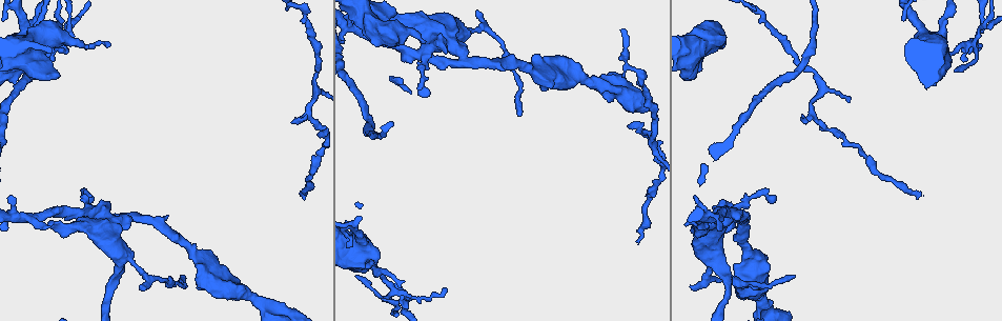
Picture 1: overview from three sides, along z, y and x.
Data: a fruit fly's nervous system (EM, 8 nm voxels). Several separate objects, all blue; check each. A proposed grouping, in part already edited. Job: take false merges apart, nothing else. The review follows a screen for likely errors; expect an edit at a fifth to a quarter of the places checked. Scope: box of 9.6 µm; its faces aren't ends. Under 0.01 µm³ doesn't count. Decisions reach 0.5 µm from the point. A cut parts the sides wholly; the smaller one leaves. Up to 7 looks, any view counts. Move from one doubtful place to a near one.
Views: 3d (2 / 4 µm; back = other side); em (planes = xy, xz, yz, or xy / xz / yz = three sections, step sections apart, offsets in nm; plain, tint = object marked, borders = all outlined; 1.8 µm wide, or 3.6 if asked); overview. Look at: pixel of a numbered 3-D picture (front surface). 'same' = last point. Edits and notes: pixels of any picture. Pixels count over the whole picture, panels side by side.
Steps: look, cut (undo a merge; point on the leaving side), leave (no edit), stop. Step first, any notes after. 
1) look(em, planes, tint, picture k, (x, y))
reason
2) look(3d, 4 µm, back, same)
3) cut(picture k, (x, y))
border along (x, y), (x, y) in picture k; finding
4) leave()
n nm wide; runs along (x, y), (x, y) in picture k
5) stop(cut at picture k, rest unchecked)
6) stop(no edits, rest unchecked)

look(em, yz, step 8, tint, picture 1, (91, 216))
touches itself

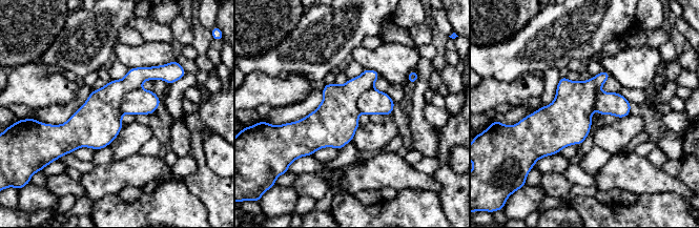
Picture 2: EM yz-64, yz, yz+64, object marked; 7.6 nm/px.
look(em, planes, borders, same)

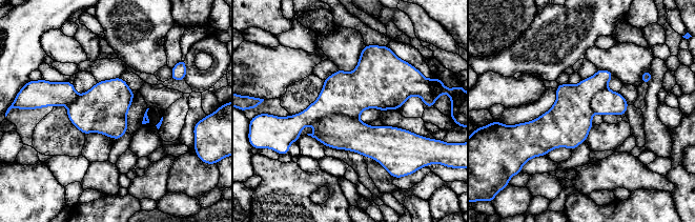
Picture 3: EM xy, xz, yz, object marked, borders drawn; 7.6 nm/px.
cut(picture 3, (349, 94))
border along (356, 117), (327, 115), (308, 124) in picture 3; a second neuron is stuck on

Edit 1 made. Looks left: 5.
look(em, yz, step 16, tint, picture 1, (643, 135))
sharp bend

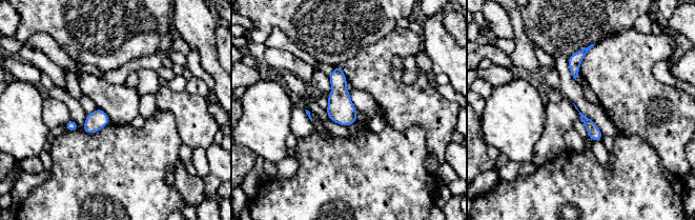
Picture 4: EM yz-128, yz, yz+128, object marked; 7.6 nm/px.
look(em, planes, tint, same)

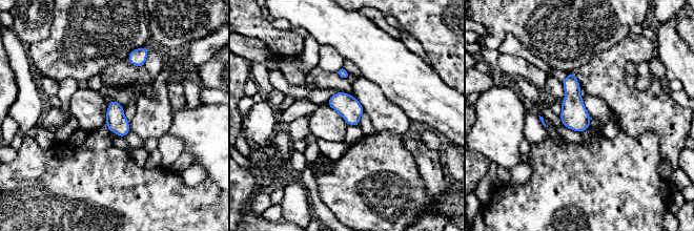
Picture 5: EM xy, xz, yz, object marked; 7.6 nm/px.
leave()
all the same neuron

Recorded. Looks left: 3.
look(em, xz, step 16, tint, picture 1, (986, 27))
thin neck

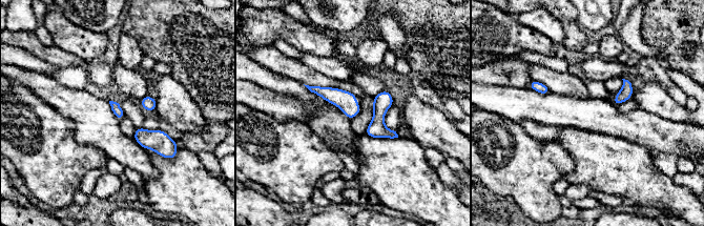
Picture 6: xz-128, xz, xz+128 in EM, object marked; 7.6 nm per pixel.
leave()
one neuron here

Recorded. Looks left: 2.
stop(cut at picture 3, rest unchecked)

